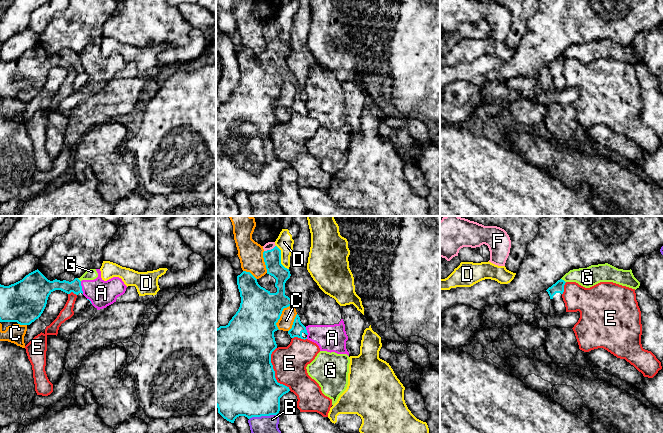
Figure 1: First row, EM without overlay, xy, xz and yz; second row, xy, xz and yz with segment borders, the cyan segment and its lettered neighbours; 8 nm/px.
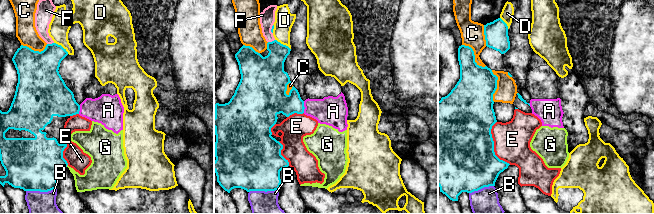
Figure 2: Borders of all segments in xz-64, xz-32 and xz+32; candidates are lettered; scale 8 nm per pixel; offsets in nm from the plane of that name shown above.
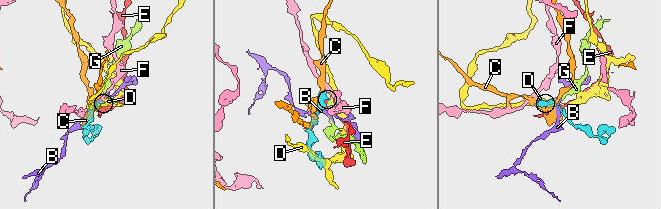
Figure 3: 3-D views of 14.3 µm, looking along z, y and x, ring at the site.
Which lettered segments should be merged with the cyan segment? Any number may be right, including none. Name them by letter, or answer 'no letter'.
no letter

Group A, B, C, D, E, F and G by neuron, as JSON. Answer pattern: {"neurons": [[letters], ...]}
{"neurons": [["A", "G"], ["B"], ["C"], ["D"], ["E"], ["F"]]}

